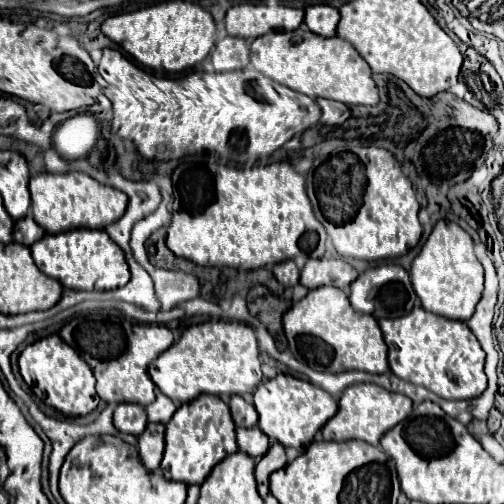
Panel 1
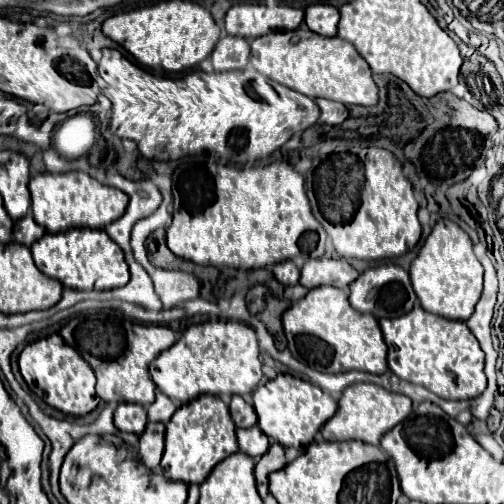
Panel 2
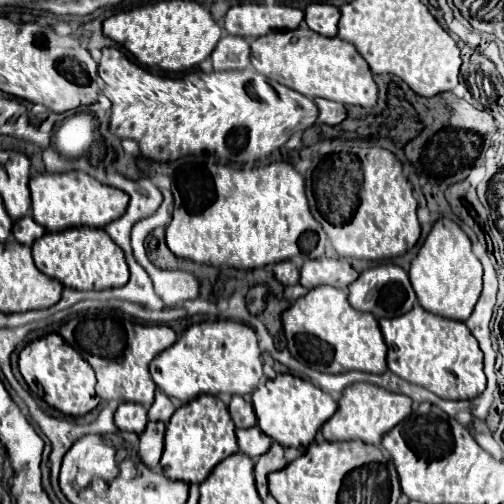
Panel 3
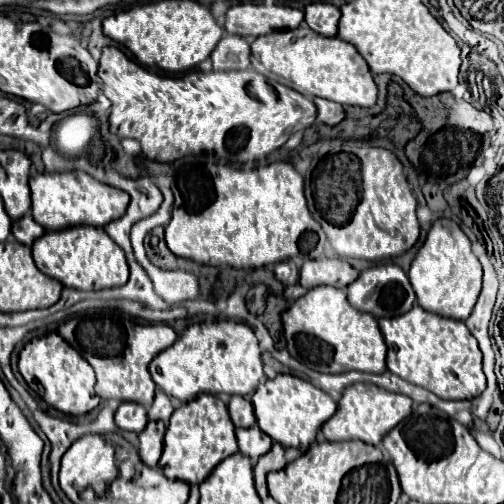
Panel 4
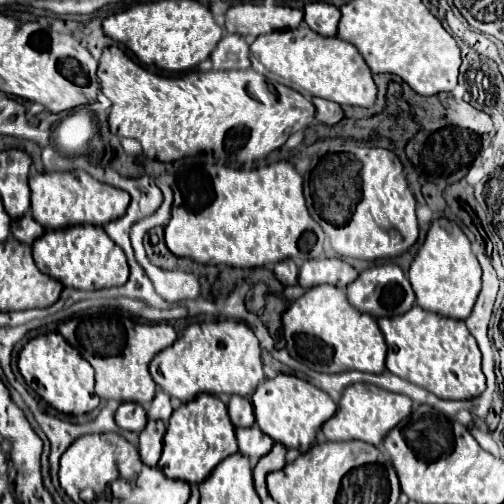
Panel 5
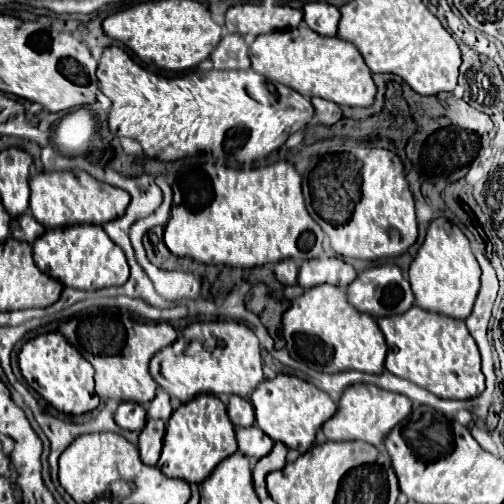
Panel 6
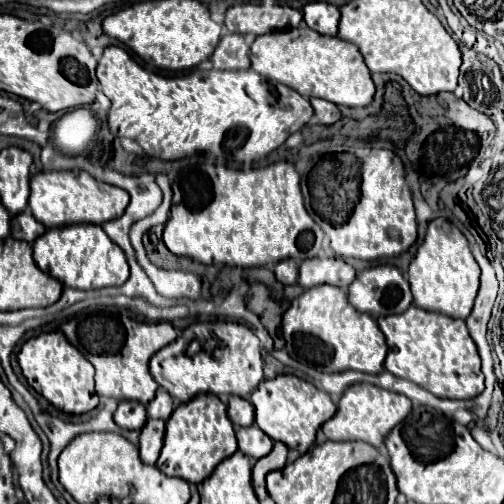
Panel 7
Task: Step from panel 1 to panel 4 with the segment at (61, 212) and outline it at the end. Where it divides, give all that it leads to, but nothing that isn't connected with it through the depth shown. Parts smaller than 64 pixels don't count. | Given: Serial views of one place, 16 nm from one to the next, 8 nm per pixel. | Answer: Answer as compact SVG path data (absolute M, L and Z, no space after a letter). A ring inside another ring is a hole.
M82 170L72 172L42 172L30 178L32 190L32 216L46 230L62 230L68 226L104 226L120 218L130 202L130 196L124 190L116 190L108 184L92 180Z

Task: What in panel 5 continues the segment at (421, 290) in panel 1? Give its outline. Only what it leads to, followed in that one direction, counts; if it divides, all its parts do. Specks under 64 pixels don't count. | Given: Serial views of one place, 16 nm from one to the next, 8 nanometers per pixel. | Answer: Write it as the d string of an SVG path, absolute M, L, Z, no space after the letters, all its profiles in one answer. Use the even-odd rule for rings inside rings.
M438 218L430 224L426 240L412 260L408 278L416 294L416 304L420 308L448 318L466 320L480 292L480 274L480 264L470 250L470 240L466 238L466 234L452 220Z

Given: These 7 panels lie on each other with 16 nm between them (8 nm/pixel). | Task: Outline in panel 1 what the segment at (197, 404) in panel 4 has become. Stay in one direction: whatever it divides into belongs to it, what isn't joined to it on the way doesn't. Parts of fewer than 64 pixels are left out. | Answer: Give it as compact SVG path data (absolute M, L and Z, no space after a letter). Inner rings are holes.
M202 394L196 400L182 404L166 424L166 448L160 464L164 476L184 484L202 484L220 460L238 450L234 430L236 426L232 422L228 404L224 404L220 398Z

